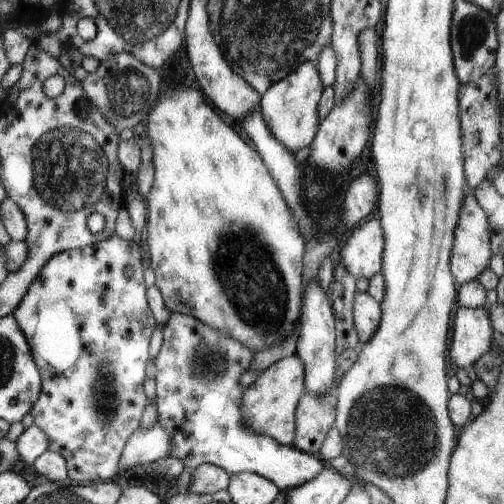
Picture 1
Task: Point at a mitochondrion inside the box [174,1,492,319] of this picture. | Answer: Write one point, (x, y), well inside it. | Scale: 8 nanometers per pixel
(471, 34)

